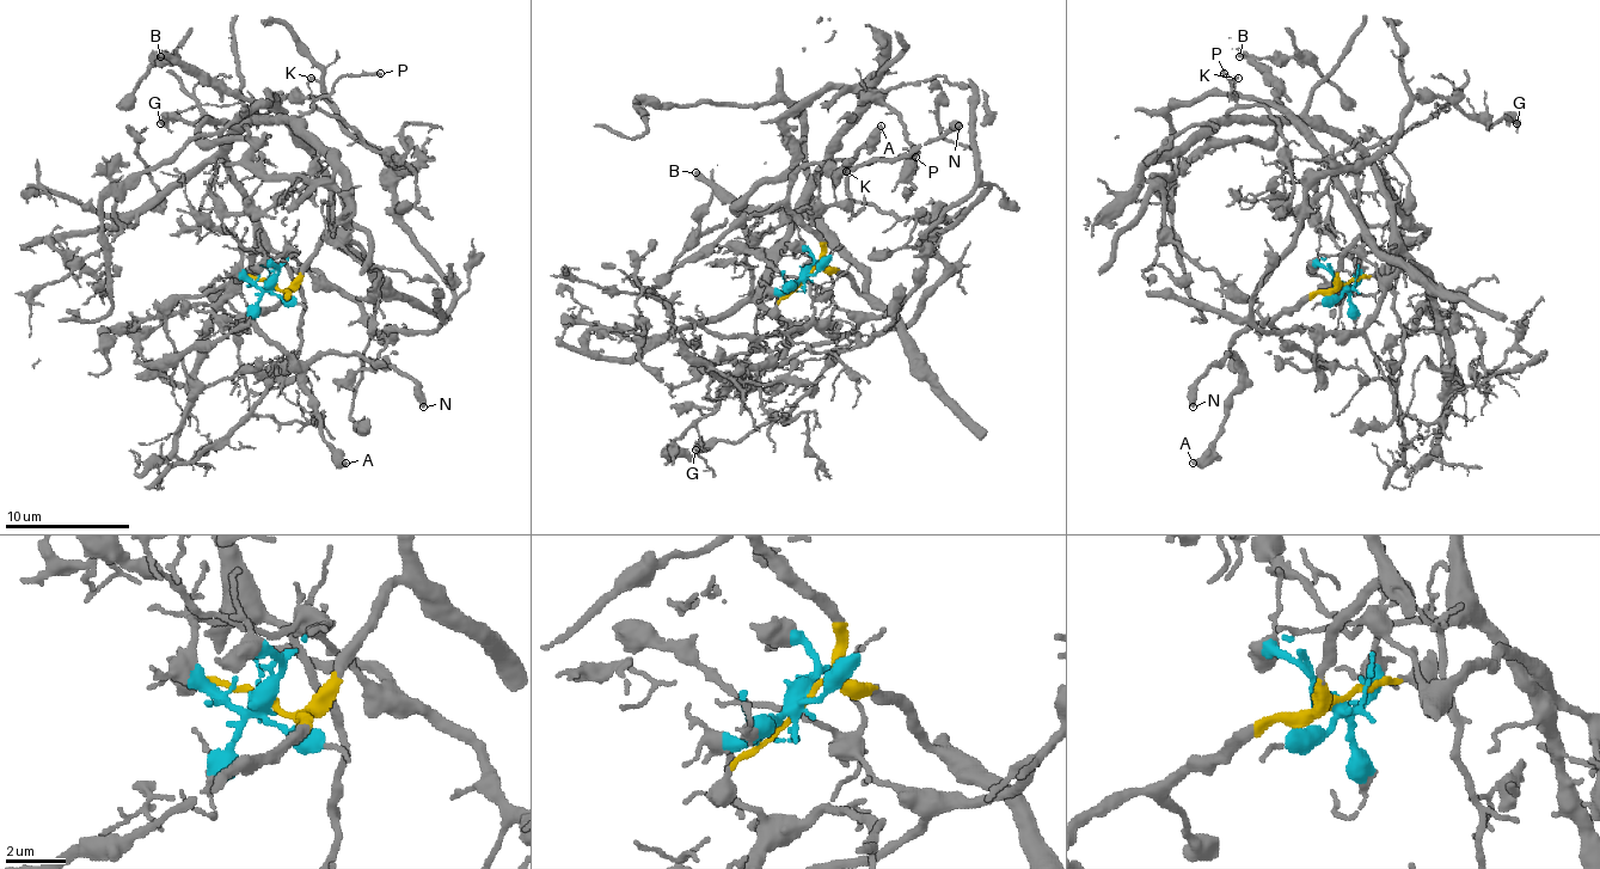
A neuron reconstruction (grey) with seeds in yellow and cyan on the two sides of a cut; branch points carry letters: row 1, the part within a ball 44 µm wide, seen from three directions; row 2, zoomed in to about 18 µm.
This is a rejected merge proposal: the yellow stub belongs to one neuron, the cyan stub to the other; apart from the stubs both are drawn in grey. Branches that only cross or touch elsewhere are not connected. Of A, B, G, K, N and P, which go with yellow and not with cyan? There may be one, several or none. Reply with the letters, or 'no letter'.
A, B, N

